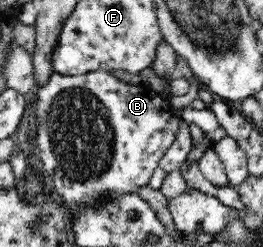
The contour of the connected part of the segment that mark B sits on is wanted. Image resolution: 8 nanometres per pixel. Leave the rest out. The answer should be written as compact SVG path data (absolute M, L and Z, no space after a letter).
M111 71L86 72L77 76L53 73L43 86L37 87L35 93L35 141L43 163L43 175L49 174L55 192L63 198L70 224L81 216L81 210L95 210L105 199L135 194L141 186L148 185L159 162L175 142L181 122L169 98L148 85L131 85L115 77Z

